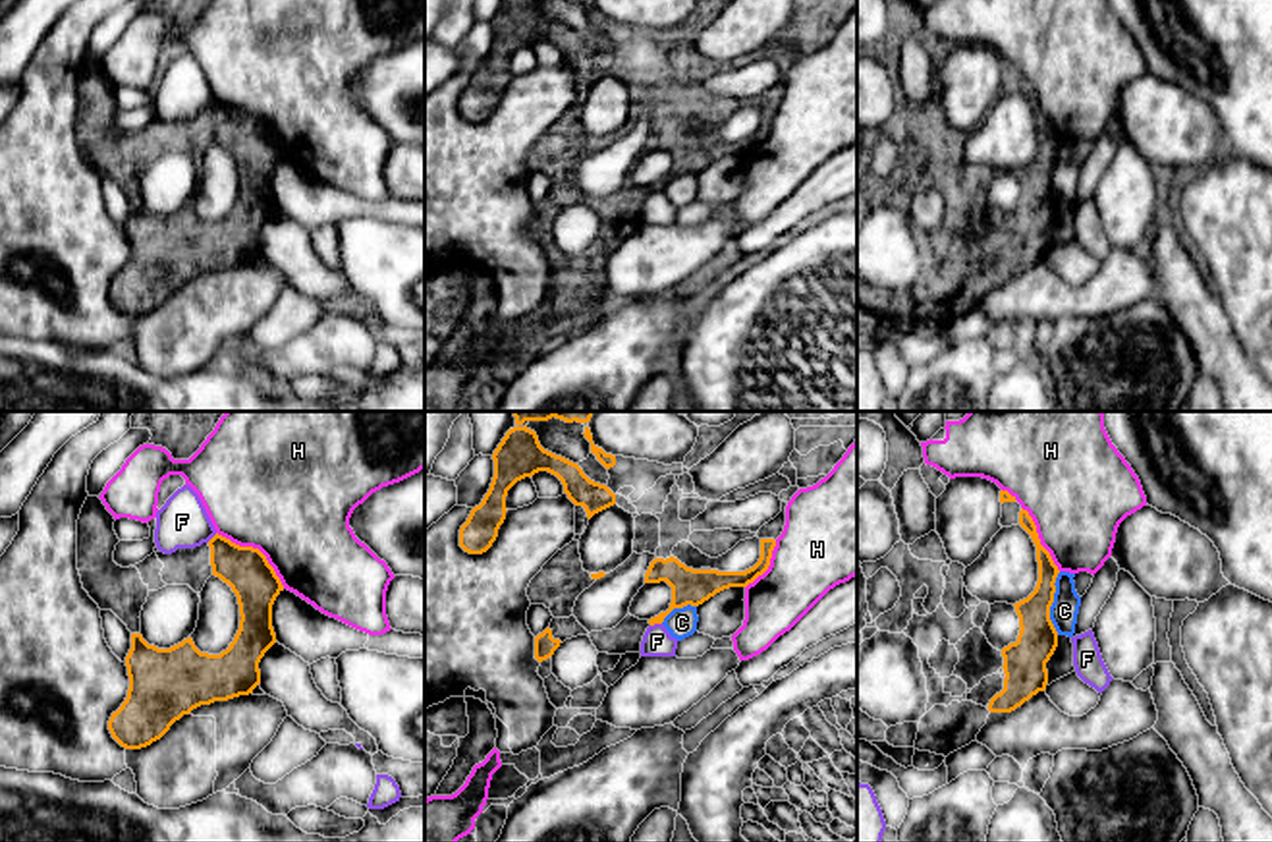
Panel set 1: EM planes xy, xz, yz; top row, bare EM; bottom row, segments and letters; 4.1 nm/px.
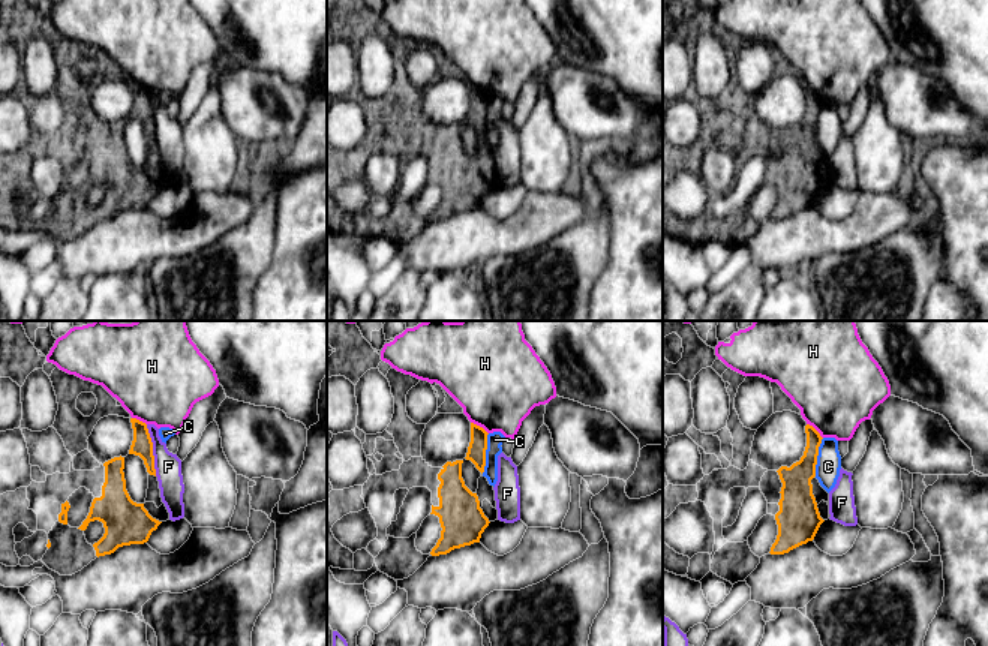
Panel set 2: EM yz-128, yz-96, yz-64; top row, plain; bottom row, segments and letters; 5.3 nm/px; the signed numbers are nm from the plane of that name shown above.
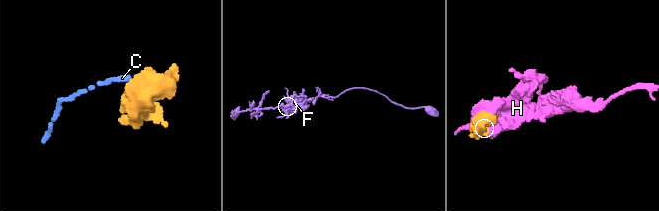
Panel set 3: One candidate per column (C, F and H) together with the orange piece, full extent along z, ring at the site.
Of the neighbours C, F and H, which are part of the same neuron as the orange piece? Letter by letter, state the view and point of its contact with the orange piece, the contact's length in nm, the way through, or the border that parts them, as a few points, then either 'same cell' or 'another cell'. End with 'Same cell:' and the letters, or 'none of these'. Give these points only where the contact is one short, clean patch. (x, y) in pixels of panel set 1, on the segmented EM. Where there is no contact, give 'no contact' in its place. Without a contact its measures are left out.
C: contact yz (1052, 601); length 260 nm; border yz (1060, 572), (1050, 607), (1050, 622), (1056, 634); another cell
F: contact xz (655, 622); length 50 nm; another cell
H: contact xy (257, 549); length 380 nm; another cell
Same cell: none of these

